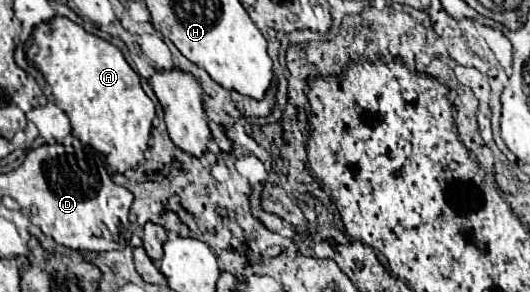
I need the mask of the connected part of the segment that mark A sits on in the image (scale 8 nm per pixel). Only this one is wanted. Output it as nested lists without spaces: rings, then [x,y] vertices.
[[[54,17],[34,29],[28,59],[44,75],[56,105],[70,117],[74,137],[104,153],[116,173],[124,173],[144,159],[154,103],[144,93],[140,77],[112,43],[84,31],[66,17]]]

